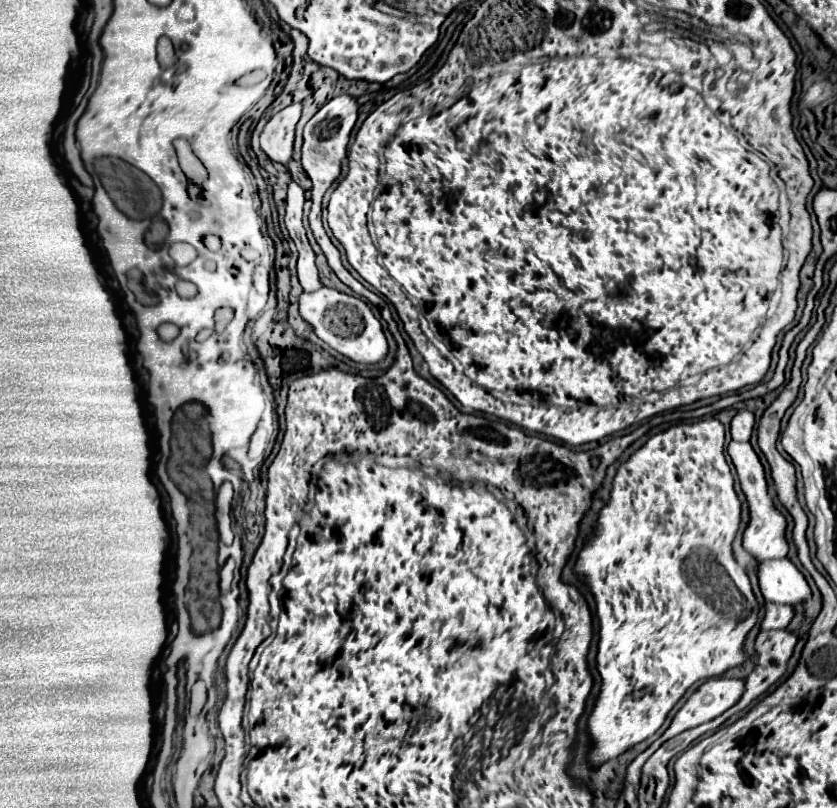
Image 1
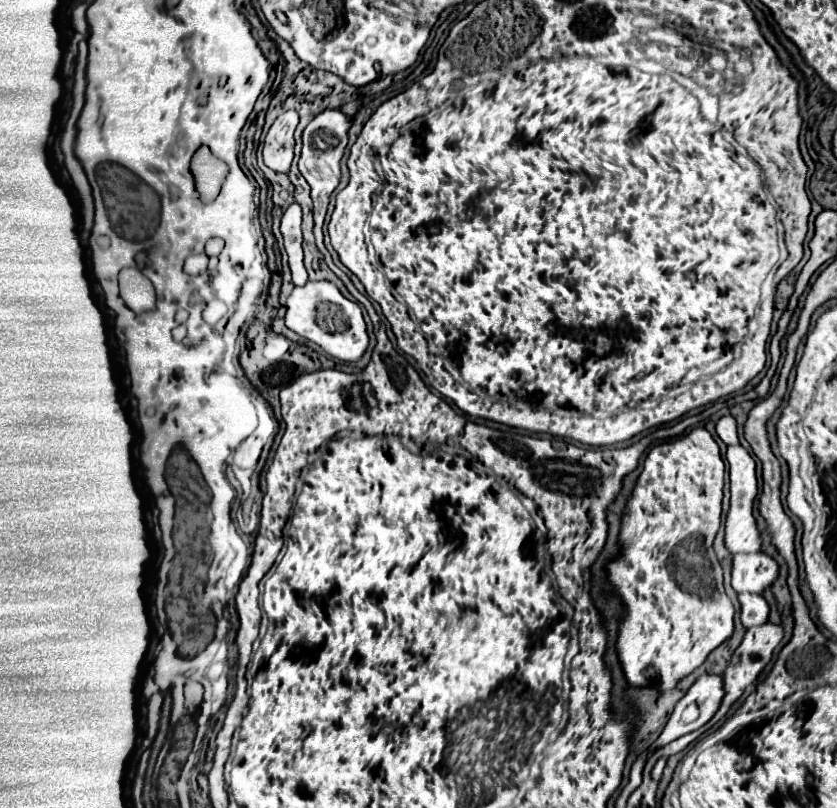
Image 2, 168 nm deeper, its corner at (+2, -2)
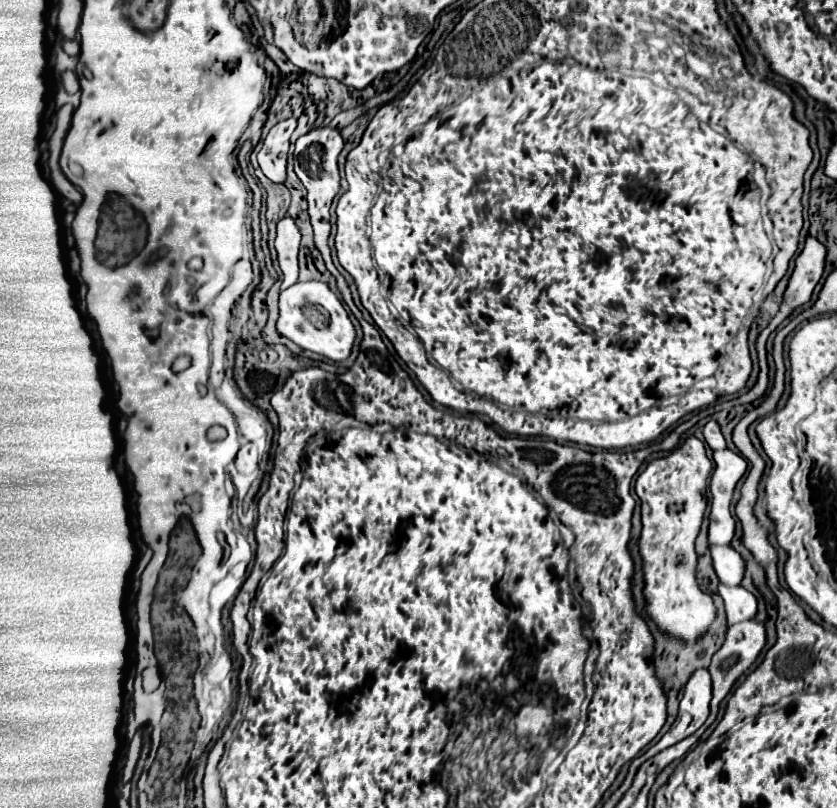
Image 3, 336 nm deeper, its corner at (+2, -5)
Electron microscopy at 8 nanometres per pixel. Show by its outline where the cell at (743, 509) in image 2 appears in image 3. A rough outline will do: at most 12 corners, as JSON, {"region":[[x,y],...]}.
{"region":[[732,450],[712,456],[708,542],[730,546],[732,492],[746,460]]}

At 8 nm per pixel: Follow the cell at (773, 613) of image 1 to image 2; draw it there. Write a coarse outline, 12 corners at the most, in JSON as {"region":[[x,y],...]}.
{"region":[[738,595],[744,627],[768,623],[770,605],[762,595]]}

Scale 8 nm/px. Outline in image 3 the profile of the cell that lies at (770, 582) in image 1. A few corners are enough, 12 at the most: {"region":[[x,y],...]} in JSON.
{"region":[[710,544],[714,572],[726,586],[738,586],[744,560],[730,546]]}

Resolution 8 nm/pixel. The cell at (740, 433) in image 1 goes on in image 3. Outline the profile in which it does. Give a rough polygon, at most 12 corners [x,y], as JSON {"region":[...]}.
{"region":[[718,422],[704,426],[706,444],[712,450],[726,448],[726,440]]}

